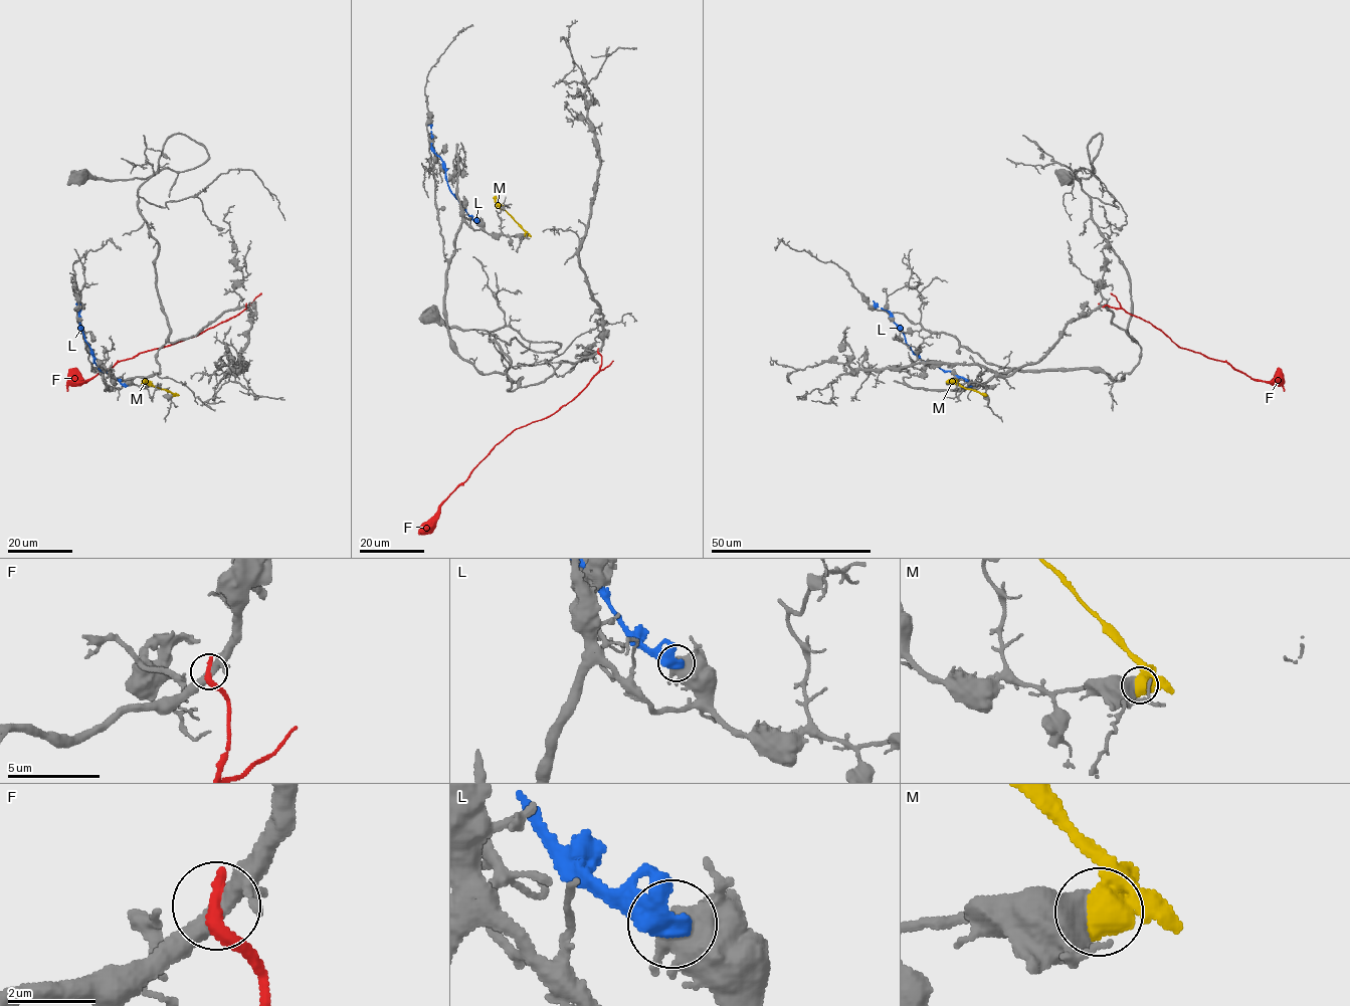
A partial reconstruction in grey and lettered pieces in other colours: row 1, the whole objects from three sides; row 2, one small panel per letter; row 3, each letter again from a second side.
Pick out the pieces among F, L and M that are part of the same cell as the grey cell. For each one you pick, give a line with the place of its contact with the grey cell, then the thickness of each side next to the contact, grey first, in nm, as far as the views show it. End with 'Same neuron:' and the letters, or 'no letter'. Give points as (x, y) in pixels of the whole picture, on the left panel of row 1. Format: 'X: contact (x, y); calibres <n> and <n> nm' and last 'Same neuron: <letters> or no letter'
Same neuron: no letter

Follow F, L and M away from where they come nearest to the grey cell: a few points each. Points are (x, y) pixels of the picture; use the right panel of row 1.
F: (1101, 306), (1123, 309), (1149, 322), (1178, 347), (1226, 362), (1255, 379), (1280, 383), (1285, 391)
L: (972, 384), (923, 362), (907, 343), (893, 317), (873, 300)
M: (985, 395), (946, 381)

